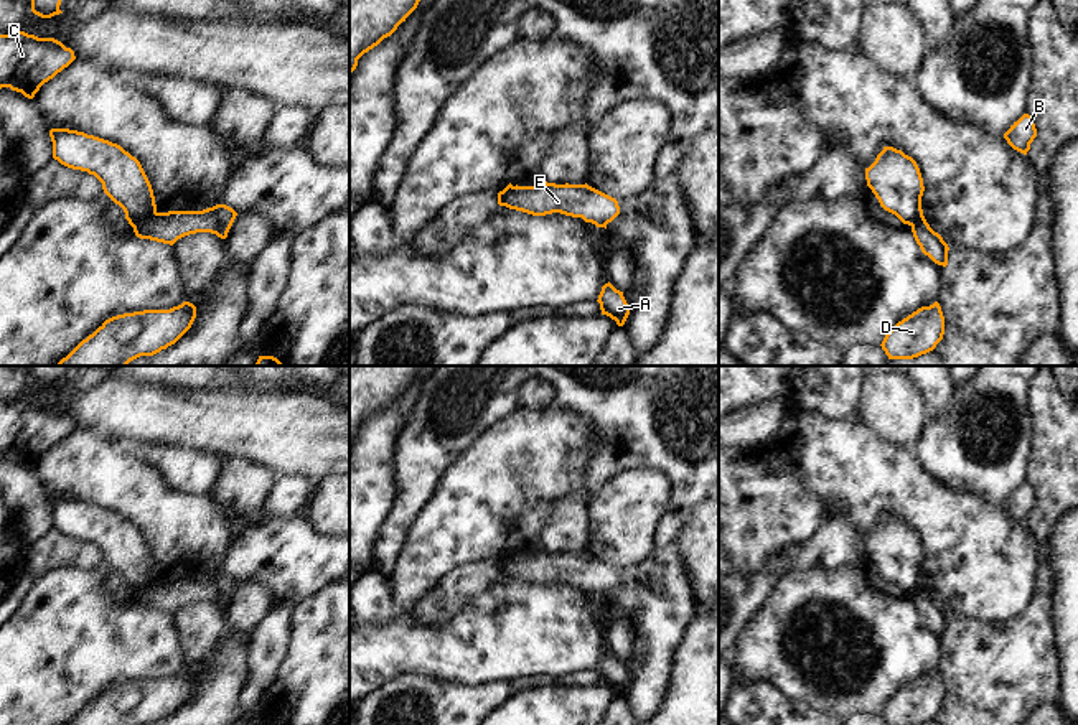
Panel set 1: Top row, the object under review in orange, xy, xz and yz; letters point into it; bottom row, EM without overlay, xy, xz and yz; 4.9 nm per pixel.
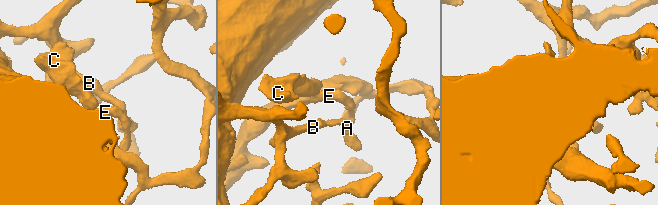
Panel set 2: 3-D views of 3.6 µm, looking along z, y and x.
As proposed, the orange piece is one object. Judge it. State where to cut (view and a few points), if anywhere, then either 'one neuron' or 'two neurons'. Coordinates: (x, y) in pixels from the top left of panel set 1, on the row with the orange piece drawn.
cut in xy along (155, 211), (132, 226); two neurons

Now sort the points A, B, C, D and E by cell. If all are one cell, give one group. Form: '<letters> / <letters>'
A B D E / C

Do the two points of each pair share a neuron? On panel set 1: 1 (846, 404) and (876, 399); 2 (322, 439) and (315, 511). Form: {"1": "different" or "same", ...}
{"1": "different", "2": "different"}

